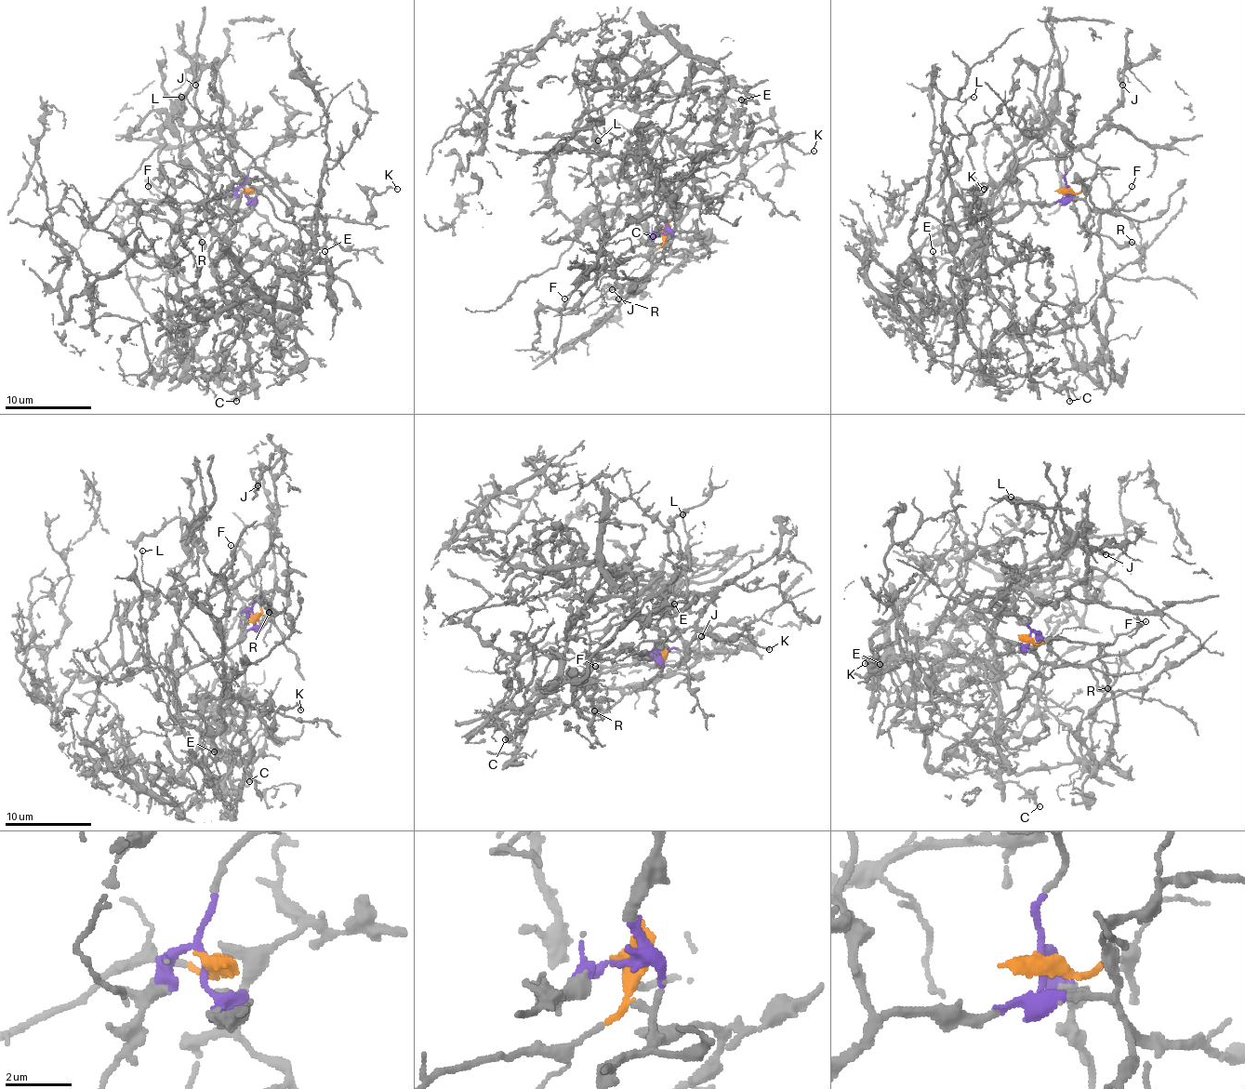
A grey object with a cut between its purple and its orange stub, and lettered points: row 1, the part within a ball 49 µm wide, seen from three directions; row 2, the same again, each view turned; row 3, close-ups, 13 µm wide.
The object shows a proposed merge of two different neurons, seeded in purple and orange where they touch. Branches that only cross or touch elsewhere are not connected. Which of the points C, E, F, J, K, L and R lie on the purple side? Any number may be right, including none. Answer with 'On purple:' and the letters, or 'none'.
On purple: C, E, J, K, L, R

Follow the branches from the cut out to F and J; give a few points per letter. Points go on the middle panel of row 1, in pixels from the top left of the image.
F: (663, 232), (663, 243), (650, 253), (639, 253), (602, 266), (563, 298)
J: (663, 232), (671, 191), (637, 150), (624, 169), (650, 274), (629, 294), (609, 298), (611, 290)

